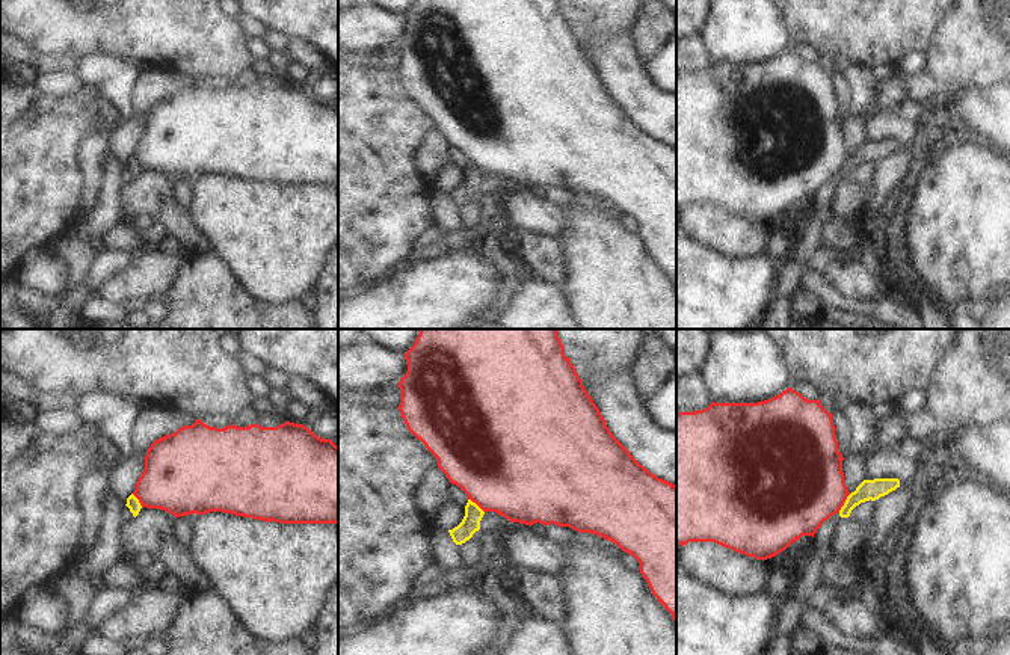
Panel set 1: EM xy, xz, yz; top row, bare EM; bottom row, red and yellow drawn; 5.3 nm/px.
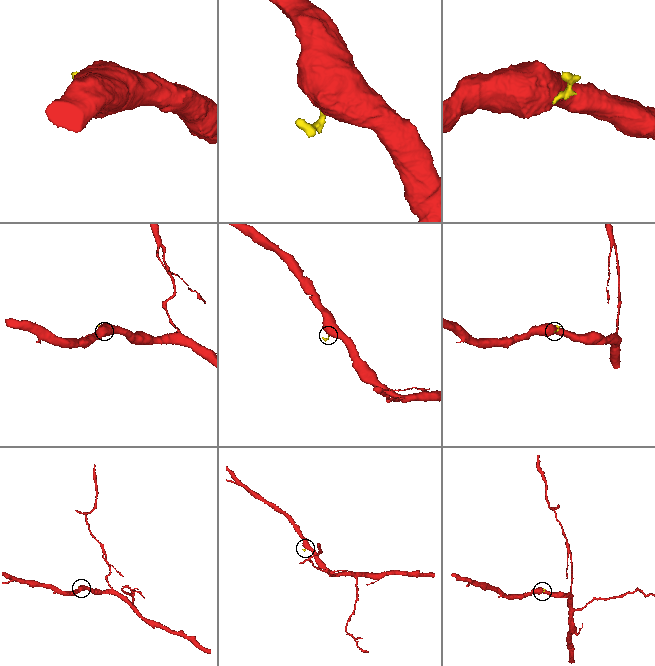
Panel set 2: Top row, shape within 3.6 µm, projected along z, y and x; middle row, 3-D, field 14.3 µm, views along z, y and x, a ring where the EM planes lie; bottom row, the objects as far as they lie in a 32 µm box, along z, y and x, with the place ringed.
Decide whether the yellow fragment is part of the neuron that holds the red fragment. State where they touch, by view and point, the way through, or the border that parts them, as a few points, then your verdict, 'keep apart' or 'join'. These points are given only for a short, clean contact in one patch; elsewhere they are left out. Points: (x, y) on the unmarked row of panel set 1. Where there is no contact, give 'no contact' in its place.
meets red in yz at (844, 163); border along yz (850, 156), (838, 174); keep apart

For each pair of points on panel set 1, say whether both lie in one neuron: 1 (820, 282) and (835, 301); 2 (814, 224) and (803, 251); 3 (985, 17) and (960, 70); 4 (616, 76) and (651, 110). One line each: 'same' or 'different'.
1: same
2: same
3: same
4: same

